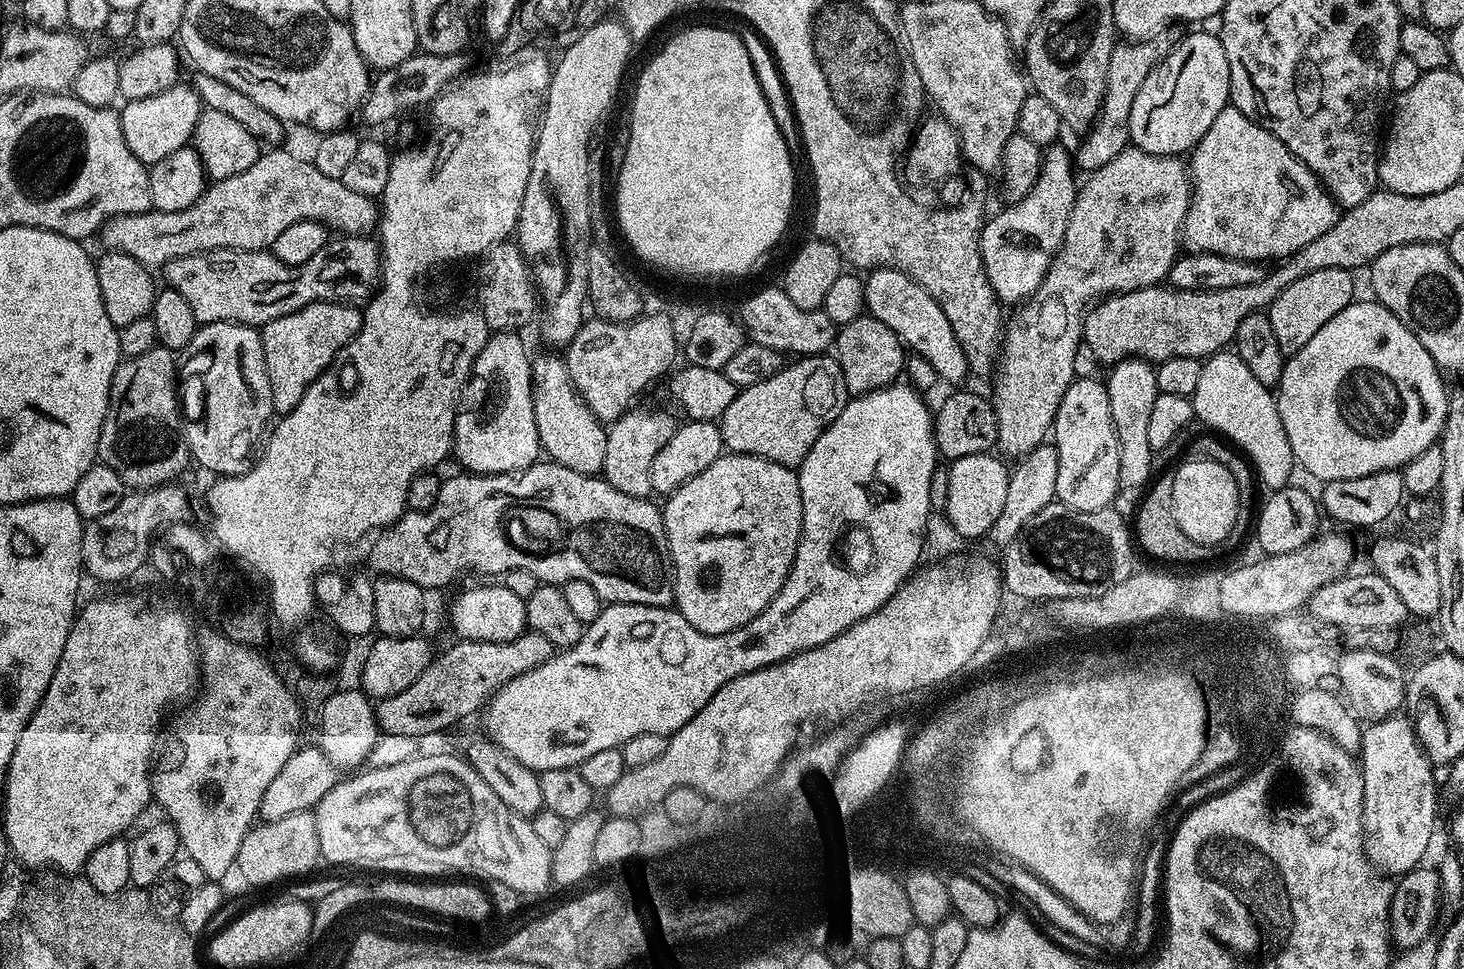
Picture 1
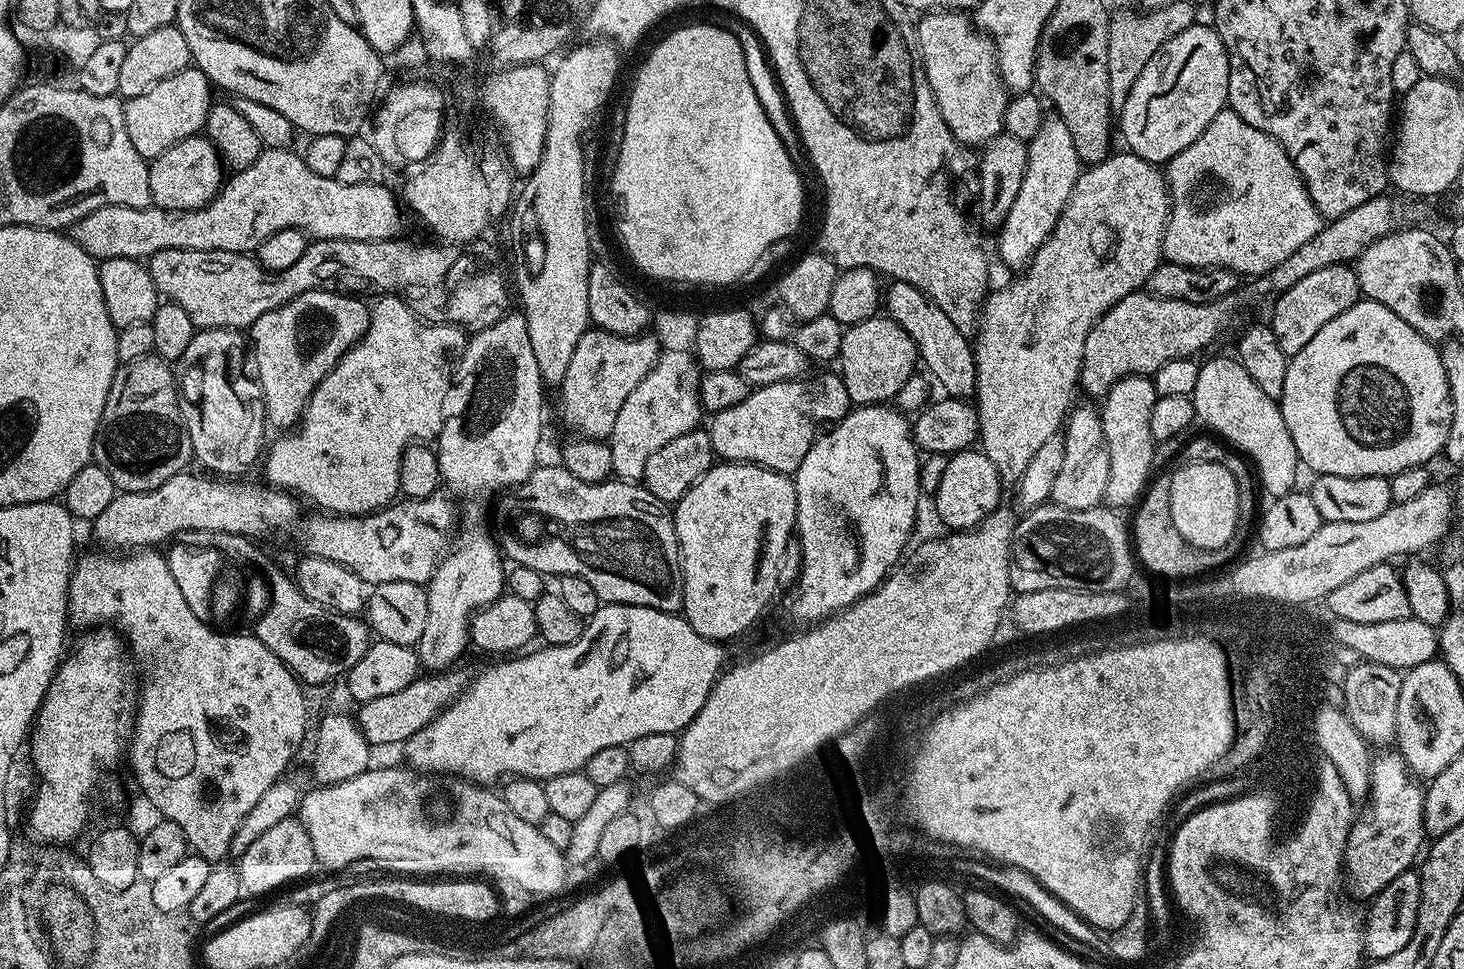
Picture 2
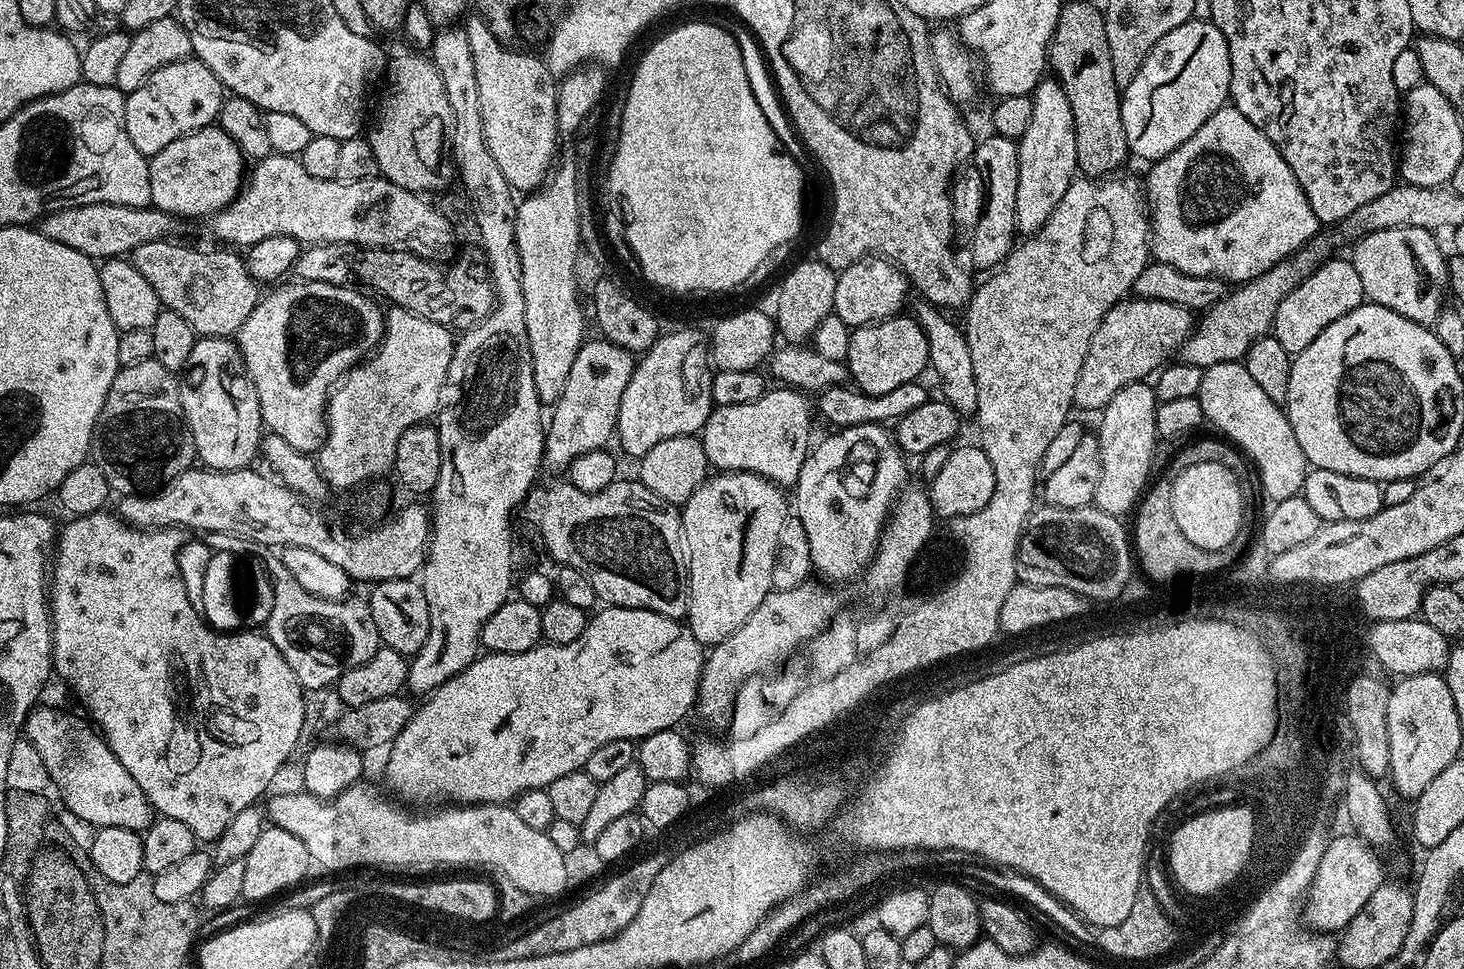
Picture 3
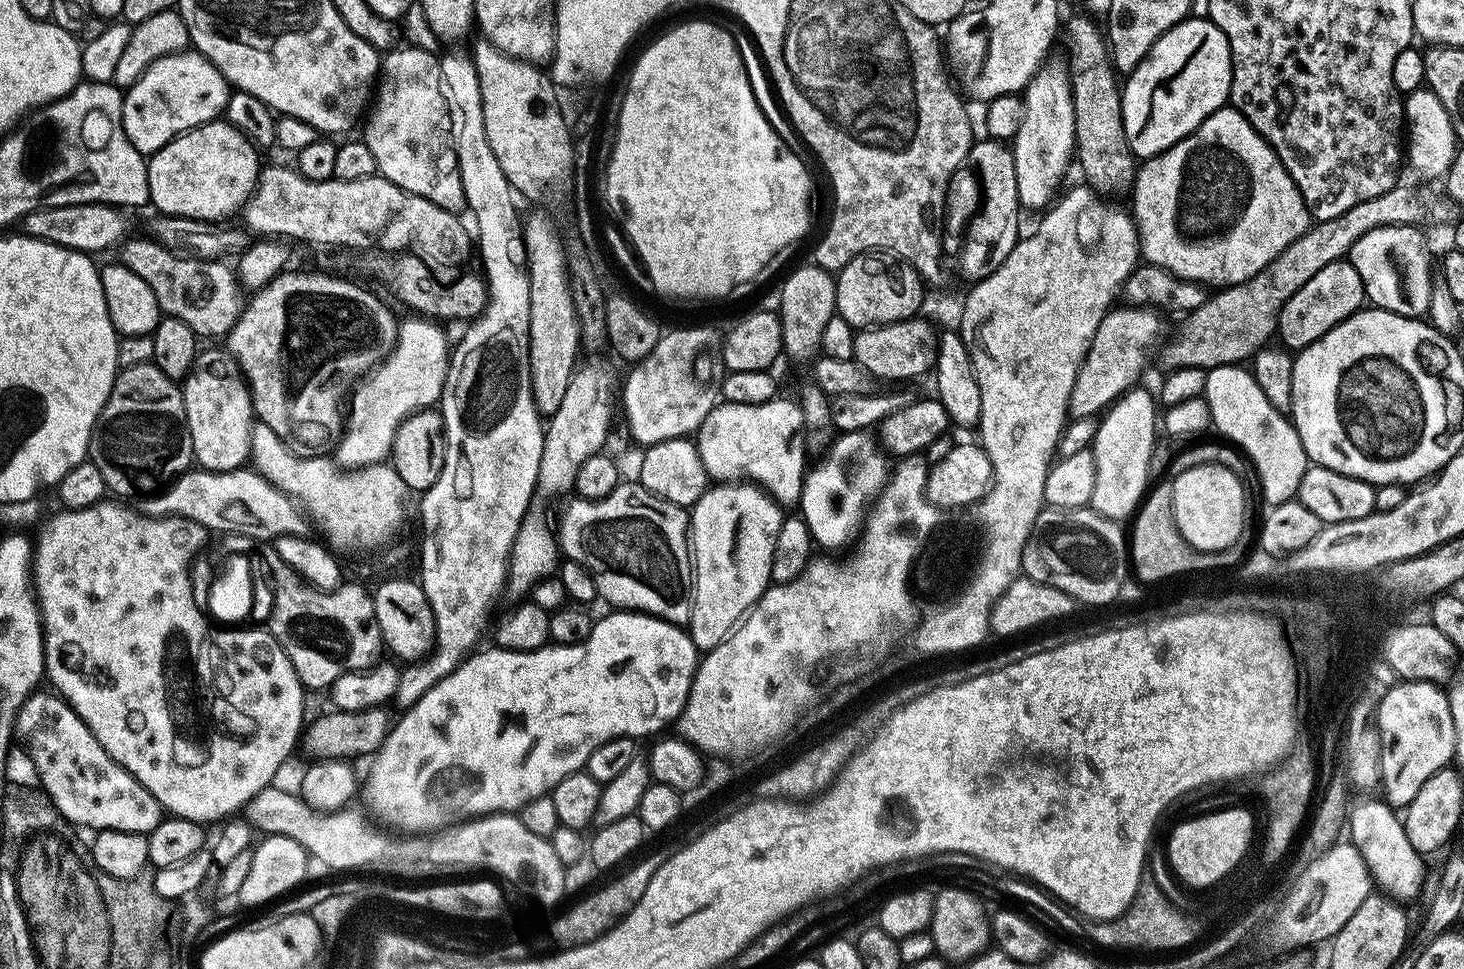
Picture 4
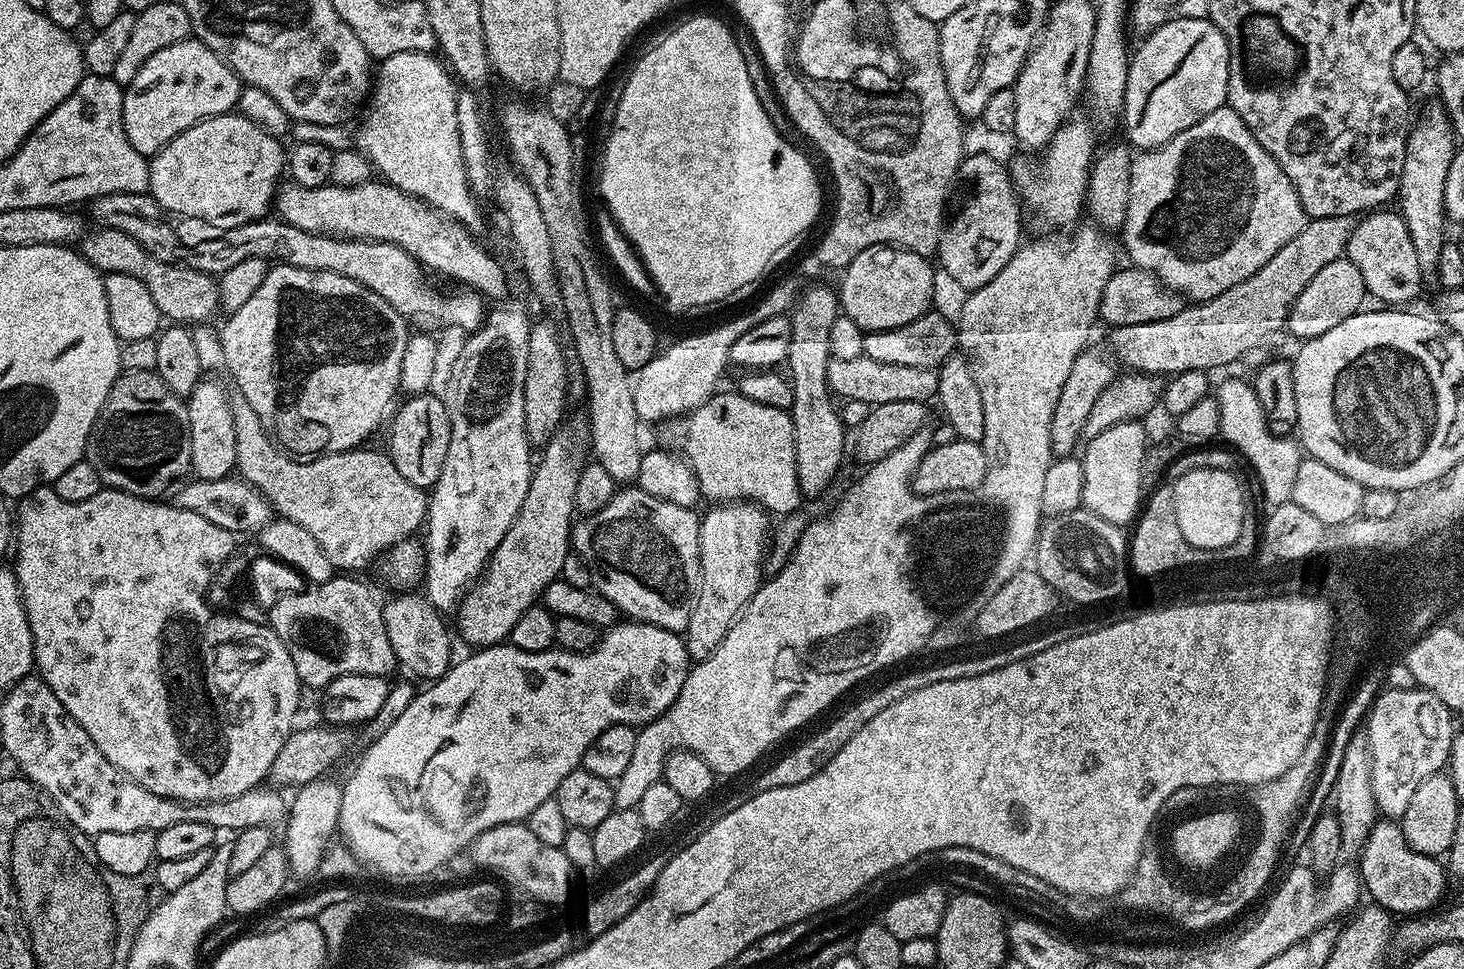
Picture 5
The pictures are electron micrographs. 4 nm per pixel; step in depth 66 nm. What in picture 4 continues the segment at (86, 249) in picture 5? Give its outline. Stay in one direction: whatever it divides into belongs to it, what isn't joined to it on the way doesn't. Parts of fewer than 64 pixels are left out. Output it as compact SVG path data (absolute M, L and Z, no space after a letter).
M125 239L118 248L119 263L134 270L134 274L138 274L138 278L143 278L146 286L154 290L154 298L158 298L158 306L164 316L173 316L186 322L186 326L190 326L197 337L227 337L242 311L242 290L235 271L229 265L227 268L223 259L201 260L187 254L177 254L164 247L159 240L147 239Z

